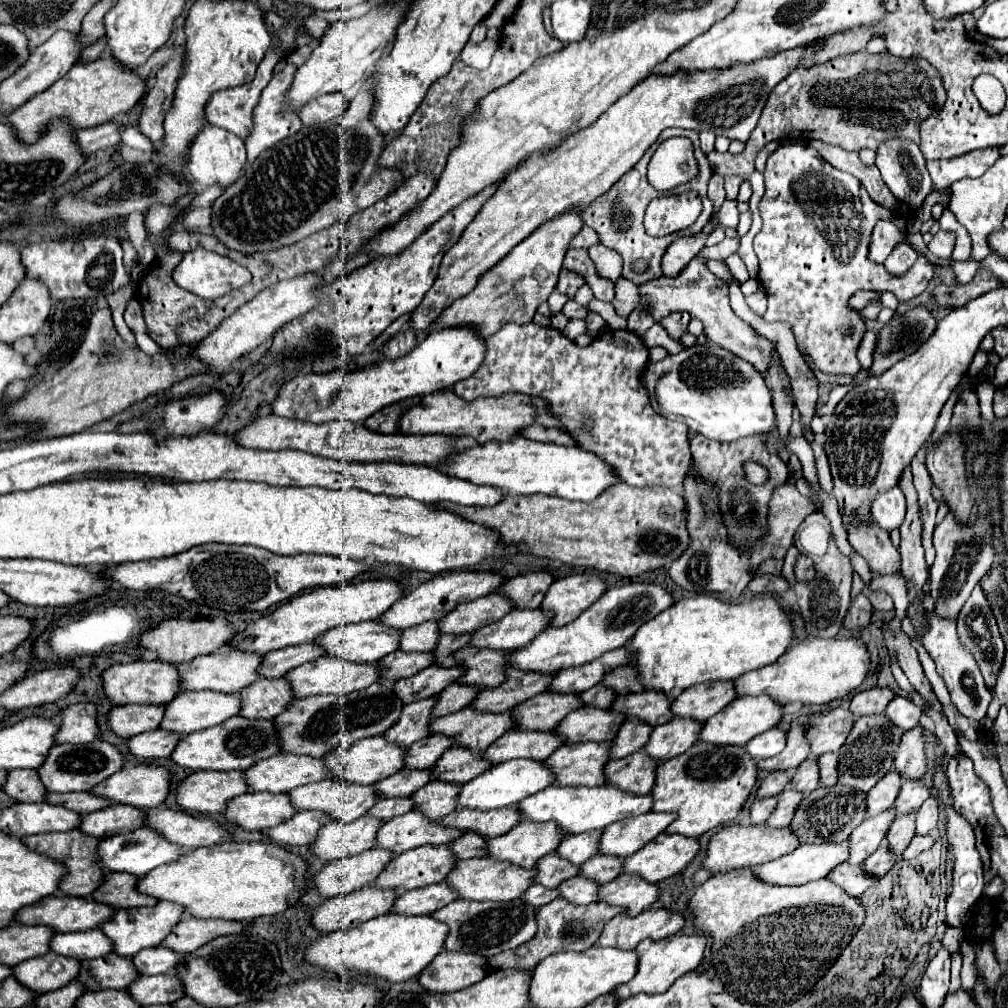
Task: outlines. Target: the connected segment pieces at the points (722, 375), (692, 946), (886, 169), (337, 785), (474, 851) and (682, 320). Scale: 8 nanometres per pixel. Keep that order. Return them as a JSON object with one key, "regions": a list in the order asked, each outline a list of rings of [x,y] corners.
{"regions":[[[[712,342],[670,354],[662,362],[650,362],[646,368],[644,384],[652,394],[656,412],[668,420],[684,422],[692,432],[710,440],[732,442],[748,436],[766,436],[776,426],[772,392],[760,372]]],[[[692,934],[692,936],[676,936],[672,940],[646,940],[642,944],[636,946],[636,952],[640,954],[640,964],[638,964],[638,972],[632,978],[632,982],[628,984],[620,984],[620,988],[616,988],[612,994],[618,1000],[628,1000],[628,996],[636,996],[640,992],[648,992],[648,994],[660,994],[664,992],[676,978],[684,976],[686,972],[694,970],[702,956],[704,956],[704,948],[706,948],[706,936],[702,934]]],[[[892,138],[892,140],[882,142],[876,152],[876,168],[880,170],[882,180],[886,182],[890,192],[914,212],[924,204],[926,196],[932,192],[932,180],[926,170],[926,160],[924,160],[920,148],[916,144],[912,144],[910,140]]],[[[320,780],[288,792],[296,810],[320,810],[338,822],[352,822],[366,814],[376,802],[372,786]]],[[[464,832],[450,844],[450,852],[458,862],[468,858],[484,858],[486,856],[484,850],[486,850],[486,838],[476,832]]],[[[670,314],[664,320],[660,320],[660,326],[668,332],[670,338],[678,340],[686,332],[688,322],[690,322],[690,316],[688,314]]]]}

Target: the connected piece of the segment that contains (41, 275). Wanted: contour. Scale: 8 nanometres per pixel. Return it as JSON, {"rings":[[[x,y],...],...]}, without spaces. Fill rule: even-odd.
{"rings":[[[84,238],[28,244],[20,250],[26,278],[40,280],[48,286],[52,300],[108,296],[130,284],[130,276],[122,264],[122,246],[114,238]]]}

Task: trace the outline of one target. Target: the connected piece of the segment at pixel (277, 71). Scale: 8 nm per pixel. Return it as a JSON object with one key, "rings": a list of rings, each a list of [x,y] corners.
{"rings":[[[308,44],[308,46],[302,46],[302,48],[296,48],[296,50],[292,50],[288,56],[284,56],[284,58],[278,62],[278,66],[274,68],[272,80],[270,80],[268,86],[262,90],[260,100],[258,100],[258,104],[256,104],[256,108],[254,108],[254,114],[252,114],[252,122],[254,122],[252,134],[248,134],[246,140],[244,140],[244,142],[246,142],[246,152],[248,152],[248,164],[252,164],[252,160],[256,160],[256,156],[260,156],[264,150],[268,150],[268,148],[272,148],[276,142],[292,136],[292,134],[300,128],[302,122],[300,122],[300,118],[298,118],[296,114],[282,114],[280,110],[282,110],[284,92],[288,90],[288,86],[290,86],[296,70],[306,62],[306,58],[310,56],[310,52],[312,52],[312,46],[310,46],[310,44]]]}

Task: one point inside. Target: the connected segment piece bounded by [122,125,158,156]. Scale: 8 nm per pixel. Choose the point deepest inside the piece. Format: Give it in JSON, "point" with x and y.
{"point":[131,136]}

